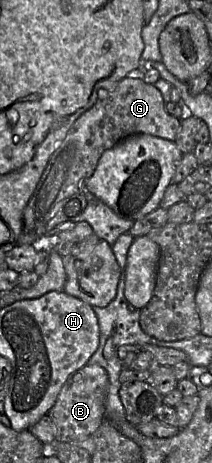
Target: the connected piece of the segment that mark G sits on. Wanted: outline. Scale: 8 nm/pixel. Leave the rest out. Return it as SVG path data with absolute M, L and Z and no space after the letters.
M140 74L123 78L72 125L61 145L51 155L47 166L23 210L19 244L45 243L46 224L56 214L60 202L74 194L84 193L86 181L94 173L102 153L121 140L137 134L149 134L169 141L176 138L181 119L165 110L160 91L144 82Z

